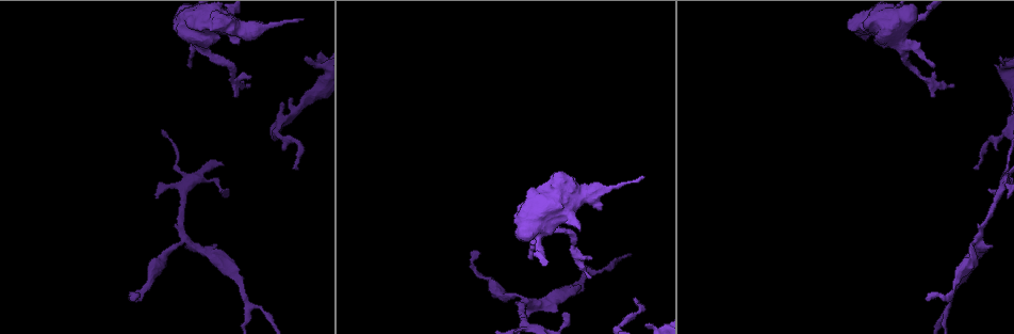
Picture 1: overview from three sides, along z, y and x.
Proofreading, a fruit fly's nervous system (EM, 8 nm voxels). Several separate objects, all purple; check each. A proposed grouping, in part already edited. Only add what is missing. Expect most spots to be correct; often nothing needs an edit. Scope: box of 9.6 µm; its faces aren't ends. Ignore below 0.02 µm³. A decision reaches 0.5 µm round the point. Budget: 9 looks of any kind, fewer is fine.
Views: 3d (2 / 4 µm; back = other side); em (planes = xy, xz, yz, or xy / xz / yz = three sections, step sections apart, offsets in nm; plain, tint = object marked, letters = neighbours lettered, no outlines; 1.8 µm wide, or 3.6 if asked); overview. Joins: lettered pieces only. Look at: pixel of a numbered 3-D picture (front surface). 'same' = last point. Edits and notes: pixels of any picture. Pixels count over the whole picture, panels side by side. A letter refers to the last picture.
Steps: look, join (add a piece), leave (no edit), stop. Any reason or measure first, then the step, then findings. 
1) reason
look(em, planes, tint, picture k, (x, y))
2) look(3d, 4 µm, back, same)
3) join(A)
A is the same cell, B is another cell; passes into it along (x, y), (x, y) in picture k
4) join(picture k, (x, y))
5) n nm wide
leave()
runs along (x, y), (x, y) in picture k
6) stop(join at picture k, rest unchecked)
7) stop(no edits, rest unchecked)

thin end
look(em, planes, tint, picture 1, (1000, 59))

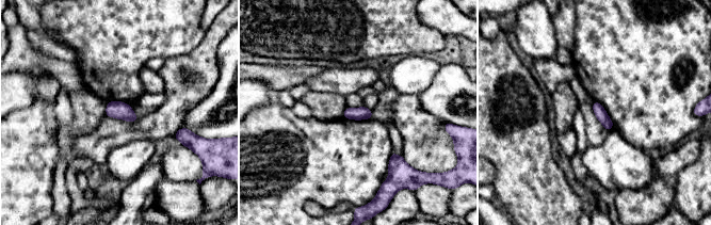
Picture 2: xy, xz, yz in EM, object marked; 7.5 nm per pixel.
see the neighbours
look(em, planes, letters, same)

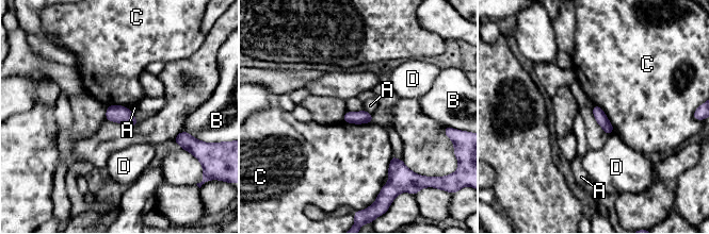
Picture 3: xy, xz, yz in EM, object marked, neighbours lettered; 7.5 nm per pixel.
C touches over 240 nm
leave()
A, B, C and D are other cells; border along (342, 120), (349, 123), (372, 122) in picture 3; no lettered piece goes on from it

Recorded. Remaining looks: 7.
branch stops here
look(em, planes, tint, picture 1, (590, 276))

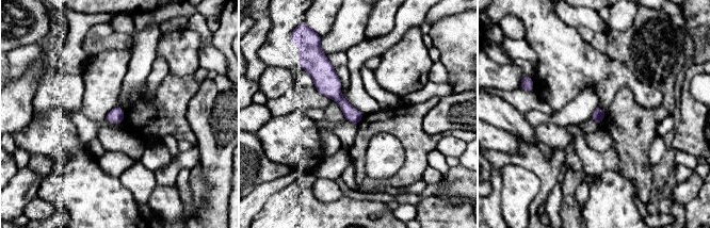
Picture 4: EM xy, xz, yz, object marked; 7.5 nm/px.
look(em, planes, letters, same)

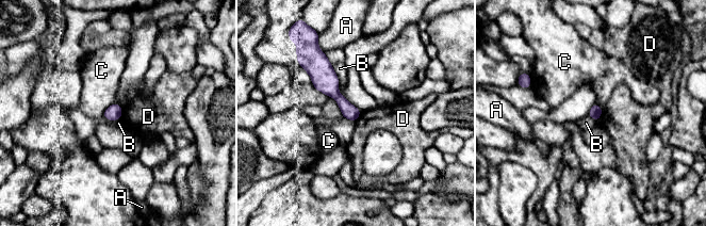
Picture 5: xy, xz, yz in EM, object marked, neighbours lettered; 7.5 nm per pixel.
B touches over 240 nm
leave()
A, B, C and D are other cells; none of them fits

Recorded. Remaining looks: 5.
stops while still wide
look(em, 3.6 µm, yz, step 4, letters, picture 1, (239, 45))

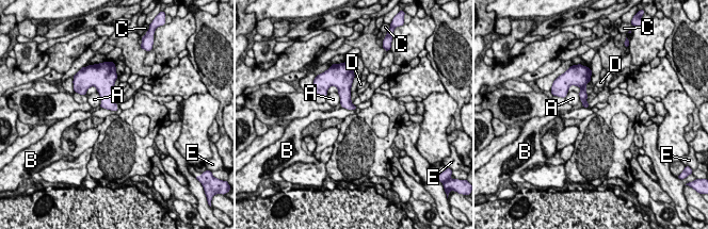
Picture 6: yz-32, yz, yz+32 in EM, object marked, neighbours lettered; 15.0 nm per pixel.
leave()
A, B, C, D and E are other cells; border along (341, 107), (353, 111) in picture 6; none of them fits

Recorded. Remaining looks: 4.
thick turns thin
look(em, planes, letters, picture 1, (247, 301))

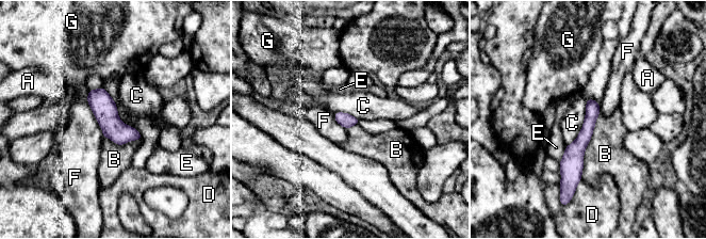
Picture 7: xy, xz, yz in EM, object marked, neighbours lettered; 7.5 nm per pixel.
leave()
A, B, C, D, E, F and G are other cells; border along (587, 98), (583, 127), (565, 146) in picture 7; none of them fits

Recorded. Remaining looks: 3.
stop(no edits, rest unchecked)

